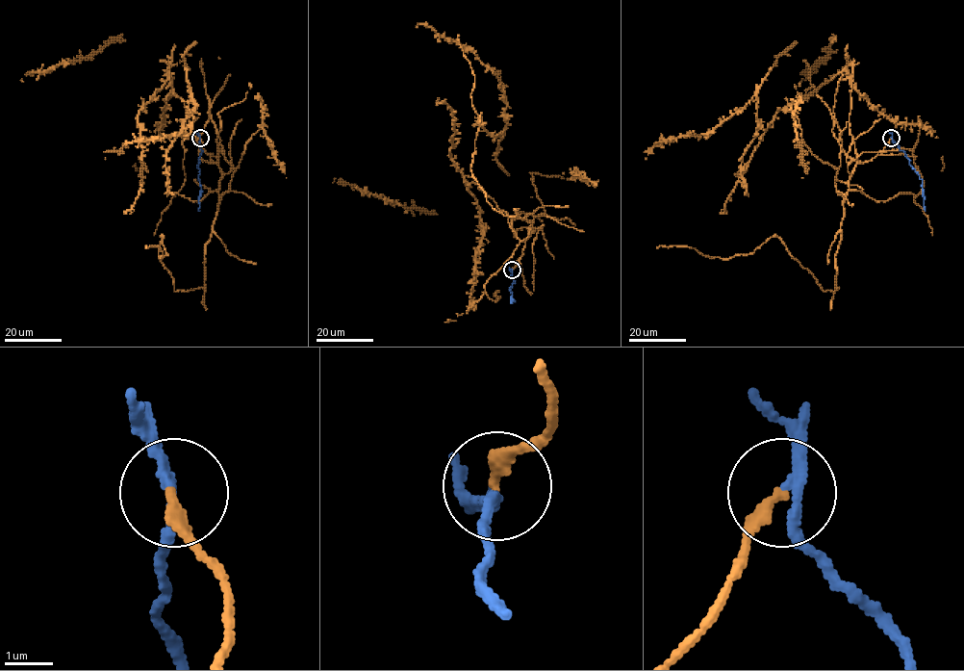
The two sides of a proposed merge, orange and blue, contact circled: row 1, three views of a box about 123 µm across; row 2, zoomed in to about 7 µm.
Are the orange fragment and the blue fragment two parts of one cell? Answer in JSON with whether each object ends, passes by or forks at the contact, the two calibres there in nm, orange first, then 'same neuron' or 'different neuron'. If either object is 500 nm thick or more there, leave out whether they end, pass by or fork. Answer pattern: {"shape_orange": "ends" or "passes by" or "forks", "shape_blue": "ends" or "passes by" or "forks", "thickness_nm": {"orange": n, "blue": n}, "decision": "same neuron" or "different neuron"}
{"shape_orange": "ends", "shape_blue": "passes by", "thickness_nm": {"orange": 280, "blue": 190}, "decision": "different neuron"}

